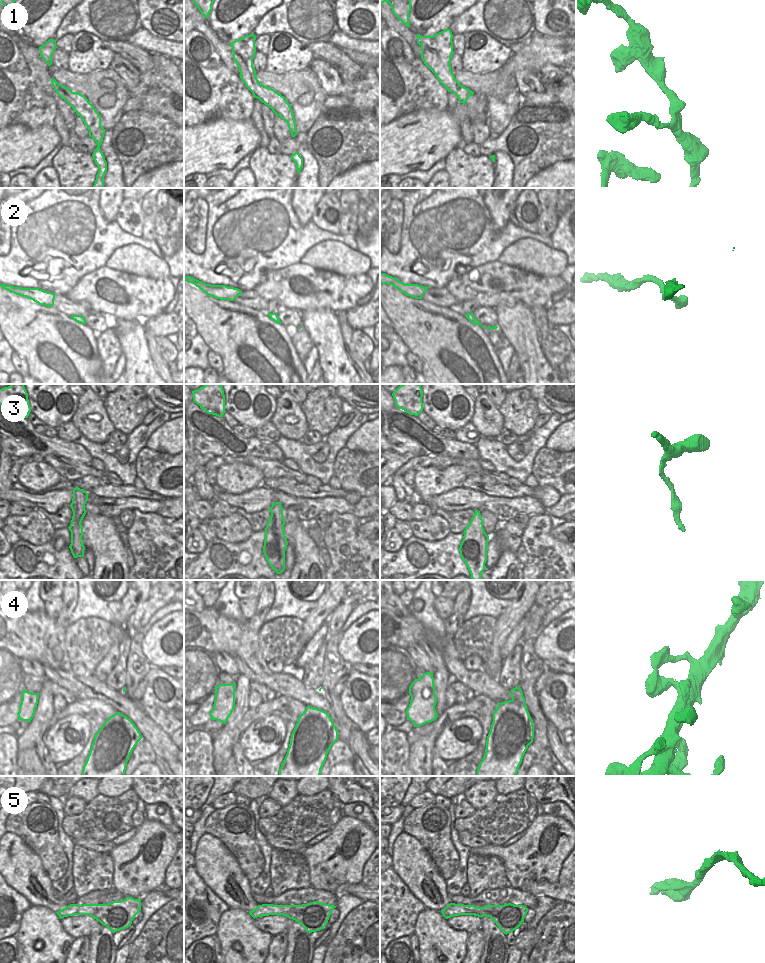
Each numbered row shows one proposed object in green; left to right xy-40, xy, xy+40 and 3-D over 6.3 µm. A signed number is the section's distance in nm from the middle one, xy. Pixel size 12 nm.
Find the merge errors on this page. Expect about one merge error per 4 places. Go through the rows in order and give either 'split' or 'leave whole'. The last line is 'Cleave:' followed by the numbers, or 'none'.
1: leave whole
2: leave whole
3: leave whole
4: leave whole
5: leave whole
Cleave: none

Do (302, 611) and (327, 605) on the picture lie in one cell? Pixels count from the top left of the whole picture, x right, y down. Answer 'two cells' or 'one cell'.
two cells

